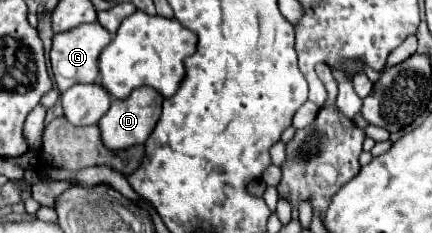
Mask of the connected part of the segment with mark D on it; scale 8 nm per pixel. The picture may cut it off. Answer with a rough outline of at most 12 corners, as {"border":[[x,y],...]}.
{"border":[[150,86],[114,100],[100,118],[110,150],[144,144],[162,94]]}

